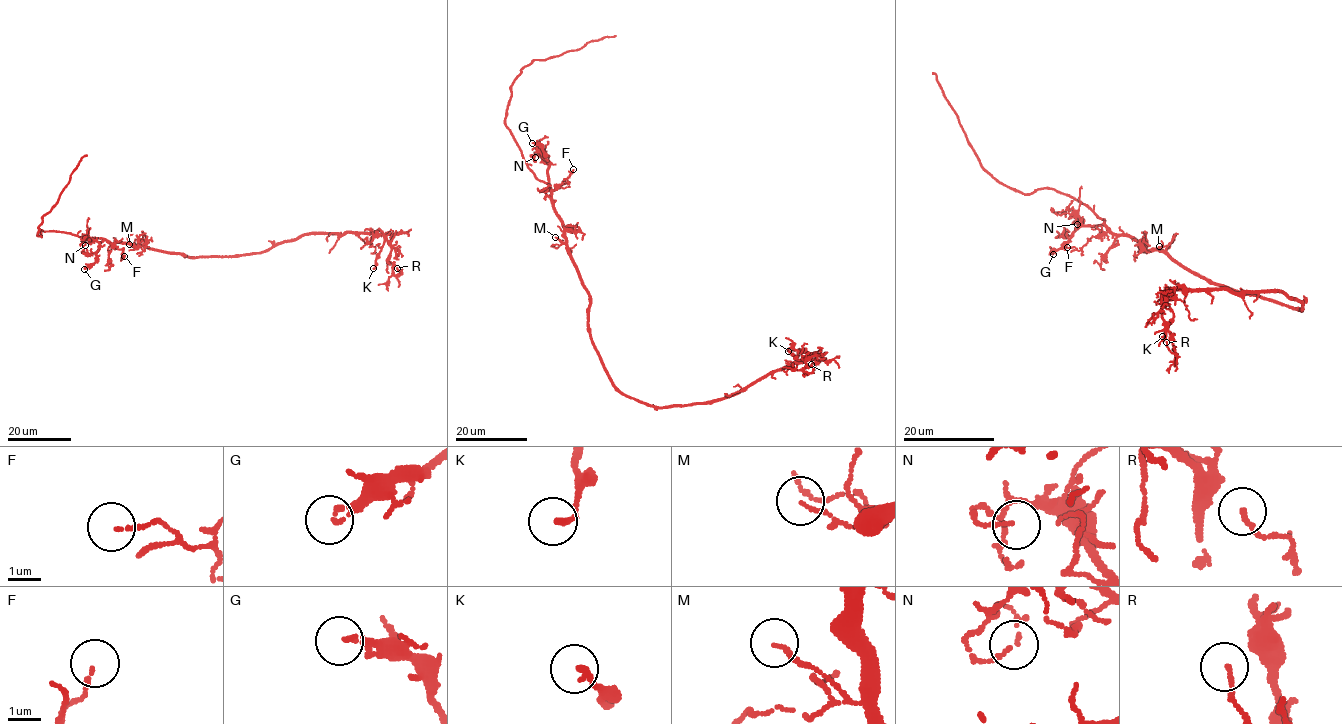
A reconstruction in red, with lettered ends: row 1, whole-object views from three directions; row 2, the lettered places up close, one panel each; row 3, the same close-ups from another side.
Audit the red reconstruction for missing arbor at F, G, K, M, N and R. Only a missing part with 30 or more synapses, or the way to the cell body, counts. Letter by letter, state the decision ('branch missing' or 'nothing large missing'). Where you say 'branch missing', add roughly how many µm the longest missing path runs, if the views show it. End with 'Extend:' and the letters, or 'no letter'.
F: nothing large missing
G: nothing large missing
K: nothing large missing
M: nothing large missing
N: nothing large missing
R: nothing large missing
Extend: no letter

